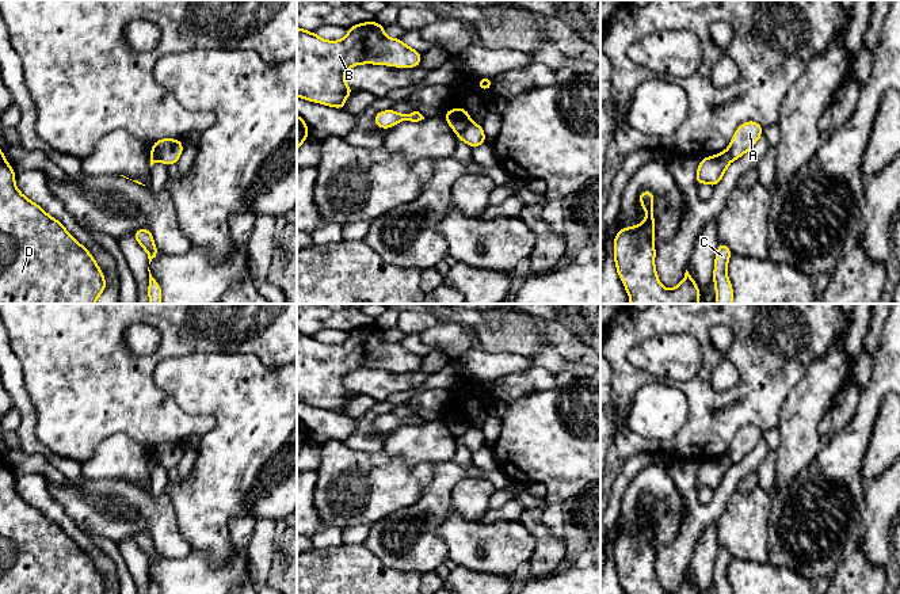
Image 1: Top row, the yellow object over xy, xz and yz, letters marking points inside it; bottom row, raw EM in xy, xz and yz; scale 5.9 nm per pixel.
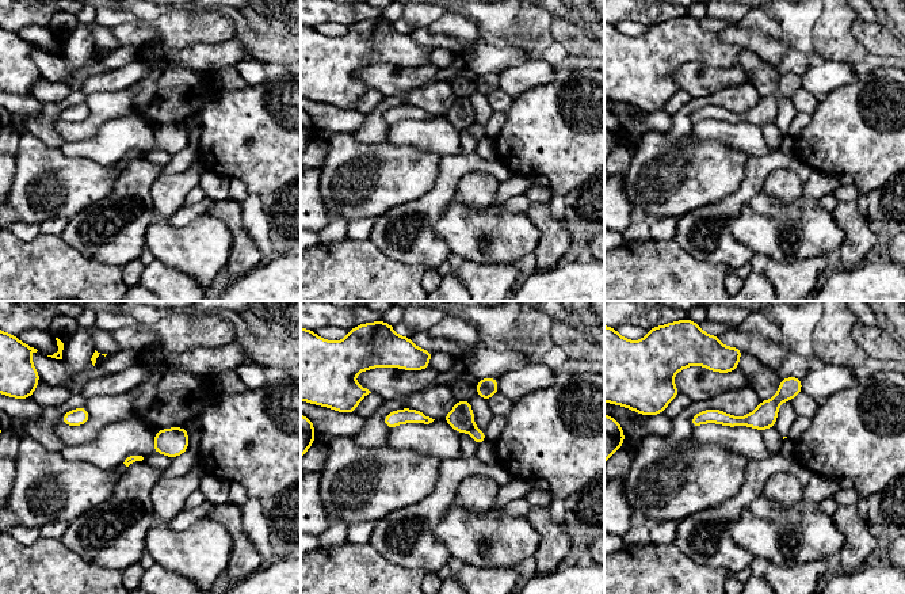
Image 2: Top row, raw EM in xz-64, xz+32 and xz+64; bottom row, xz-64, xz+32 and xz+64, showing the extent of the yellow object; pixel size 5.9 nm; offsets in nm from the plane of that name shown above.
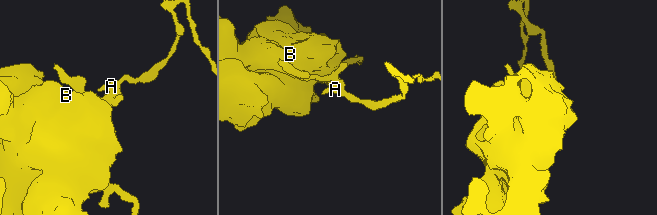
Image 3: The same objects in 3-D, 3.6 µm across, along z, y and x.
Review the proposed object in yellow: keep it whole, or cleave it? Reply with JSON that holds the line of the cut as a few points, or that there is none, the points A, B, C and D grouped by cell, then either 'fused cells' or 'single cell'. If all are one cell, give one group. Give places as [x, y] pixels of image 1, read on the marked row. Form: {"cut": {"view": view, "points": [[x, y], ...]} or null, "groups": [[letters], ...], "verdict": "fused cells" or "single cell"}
{"cut": {"view": "xz", "points": [[471, 122], [457, 133]]}, "groups": [["A"], ["B", "C", "D"]], "verdict": "fused cells"}

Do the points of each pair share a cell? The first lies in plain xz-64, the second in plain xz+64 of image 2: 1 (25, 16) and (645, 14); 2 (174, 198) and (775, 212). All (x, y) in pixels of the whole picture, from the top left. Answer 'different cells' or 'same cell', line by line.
1: same cell
2: different cells

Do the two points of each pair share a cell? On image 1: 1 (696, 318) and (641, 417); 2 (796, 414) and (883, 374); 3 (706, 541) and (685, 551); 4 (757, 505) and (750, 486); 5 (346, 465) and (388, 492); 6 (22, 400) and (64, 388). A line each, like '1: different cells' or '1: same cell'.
1: different cells
2: different cells
3: different cells
4: different cells
5: same cell
6: different cells

